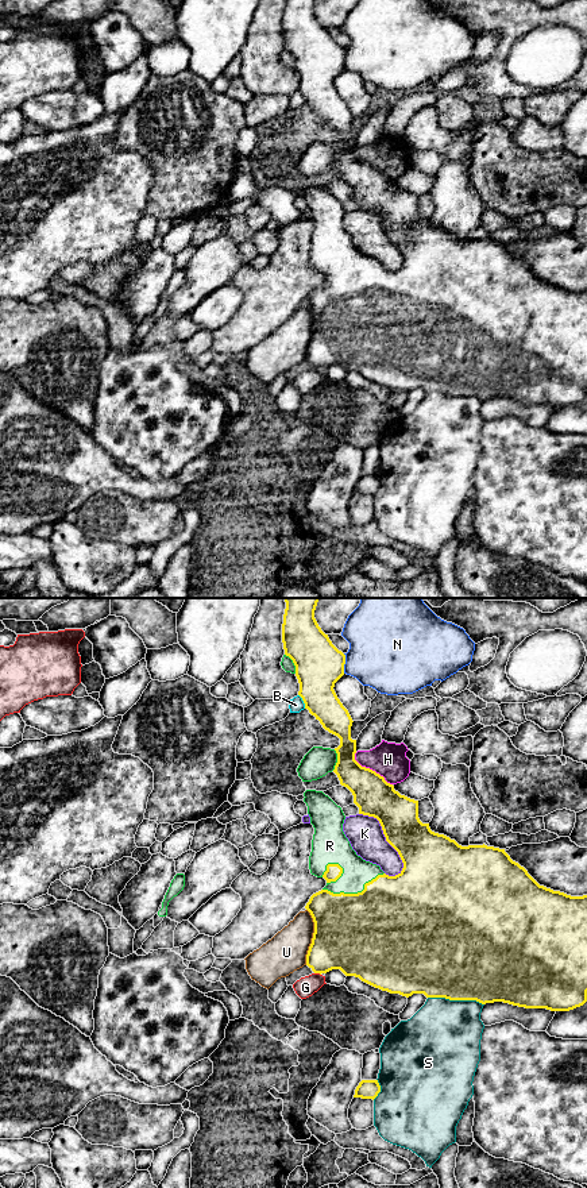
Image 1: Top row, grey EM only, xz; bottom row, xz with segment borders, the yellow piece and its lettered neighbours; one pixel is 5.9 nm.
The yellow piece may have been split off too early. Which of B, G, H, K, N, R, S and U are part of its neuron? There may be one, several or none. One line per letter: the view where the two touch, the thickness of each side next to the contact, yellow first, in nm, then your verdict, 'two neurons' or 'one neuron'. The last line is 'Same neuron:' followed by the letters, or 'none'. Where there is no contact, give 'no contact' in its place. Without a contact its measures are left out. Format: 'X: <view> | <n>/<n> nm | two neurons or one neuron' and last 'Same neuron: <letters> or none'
B: xz | 280/90 nm | two neurons
G: xz | 360/120 nm | two neurons
H: xz | 240/200 nm | two neurons
K: xz | 280/220 nm | two neurons
N: xz | 280/440 nm | two neurons
R: xz | 500/170 nm | two neurons
S: xz | 500/440 nm | two neurons
U: xz | 480/240 nm | two neurons
Same neuron: none

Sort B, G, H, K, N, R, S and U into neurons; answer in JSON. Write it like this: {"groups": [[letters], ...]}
{"groups": [["B"], ["G"], ["H"], ["K"], ["N"], ["R"], ["S"], ["U"]]}

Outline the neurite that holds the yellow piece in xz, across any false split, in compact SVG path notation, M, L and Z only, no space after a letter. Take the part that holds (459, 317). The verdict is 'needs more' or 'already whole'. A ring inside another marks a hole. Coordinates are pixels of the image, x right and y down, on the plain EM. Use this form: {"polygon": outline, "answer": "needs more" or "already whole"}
{"polygon": "M286 0L283 9L282 38L285 50L289 51L296 61L296 72L300 78L298 90L302 93L305 104L320 116L323 123L340 134L340 140L335 143L337 158L333 167L337 170L340 180L352 188L354 198L359 202L359 209L374 212L379 216L386 236L398 247L403 263L395 271L389 271L386 269L378 270L375 274L366 278L364 285L358 289L333 289L328 285L313 289L305 301L314 317L314 328L306 350L306 360L314 369L320 370L332 364L340 364L345 371L359 373L362 377L375 383L390 389L399 389L406 393L413 389L424 389L426 393L476 396L482 400L503 397L518 402L547 404L551 406L569 406L583 401L587 397L587 290L571 292L540 281L524 262L510 254L505 244L487 242L484 239L462 242L455 235L432 227L429 219L422 219L418 213L418 196L401 190L383 171L370 163L362 162L355 155L356 135L351 134L351 122L354 116L333 85L335 78L344 70L345 50L332 39L328 30L318 22L314 14L316 1L317 0Z", "answer": "already whole"}

